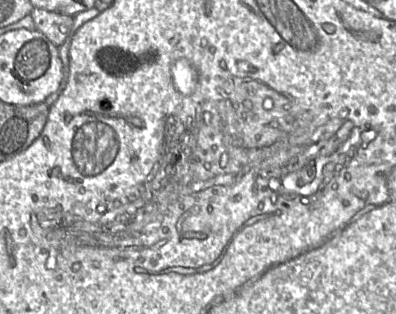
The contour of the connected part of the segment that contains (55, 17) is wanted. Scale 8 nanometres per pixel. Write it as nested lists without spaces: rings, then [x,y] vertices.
[[[33,7],[31,16],[36,29],[57,47],[64,43],[73,25],[73,16],[37,7]]]

